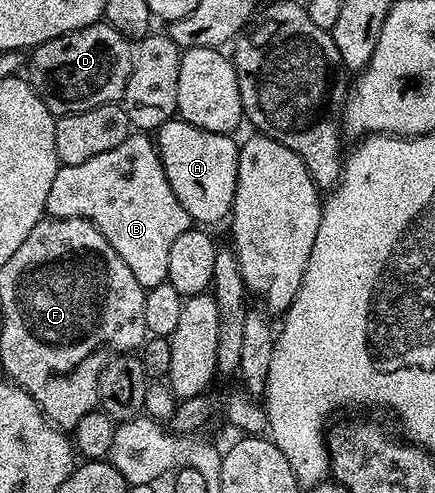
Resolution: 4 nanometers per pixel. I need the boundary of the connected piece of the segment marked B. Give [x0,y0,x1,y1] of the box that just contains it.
[45,132,191,287]

